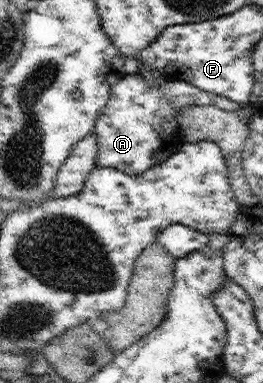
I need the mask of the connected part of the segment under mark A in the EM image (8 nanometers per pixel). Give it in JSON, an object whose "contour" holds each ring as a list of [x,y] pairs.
{"contour":[[[140,71],[124,74],[111,88],[110,98],[90,134],[97,138],[97,166],[139,175],[159,165],[184,144],[177,120],[179,112],[196,105],[210,105],[211,99],[211,93],[190,83],[167,80],[164,84],[150,84]]]}

